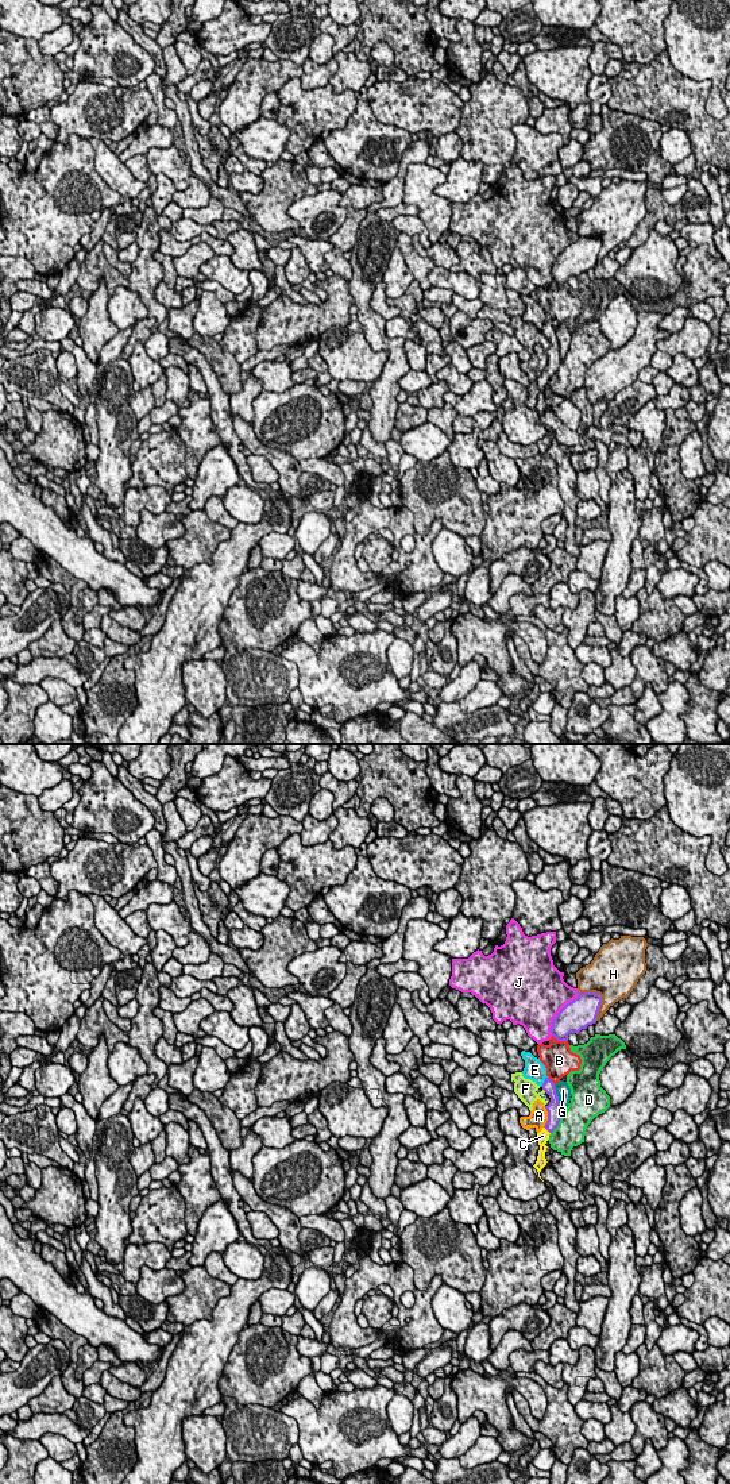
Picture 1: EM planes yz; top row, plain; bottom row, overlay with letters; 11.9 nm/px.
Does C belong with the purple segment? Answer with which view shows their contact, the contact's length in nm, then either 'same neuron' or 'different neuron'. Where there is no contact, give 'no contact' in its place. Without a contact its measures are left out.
yz | 120 nm | same neuron

